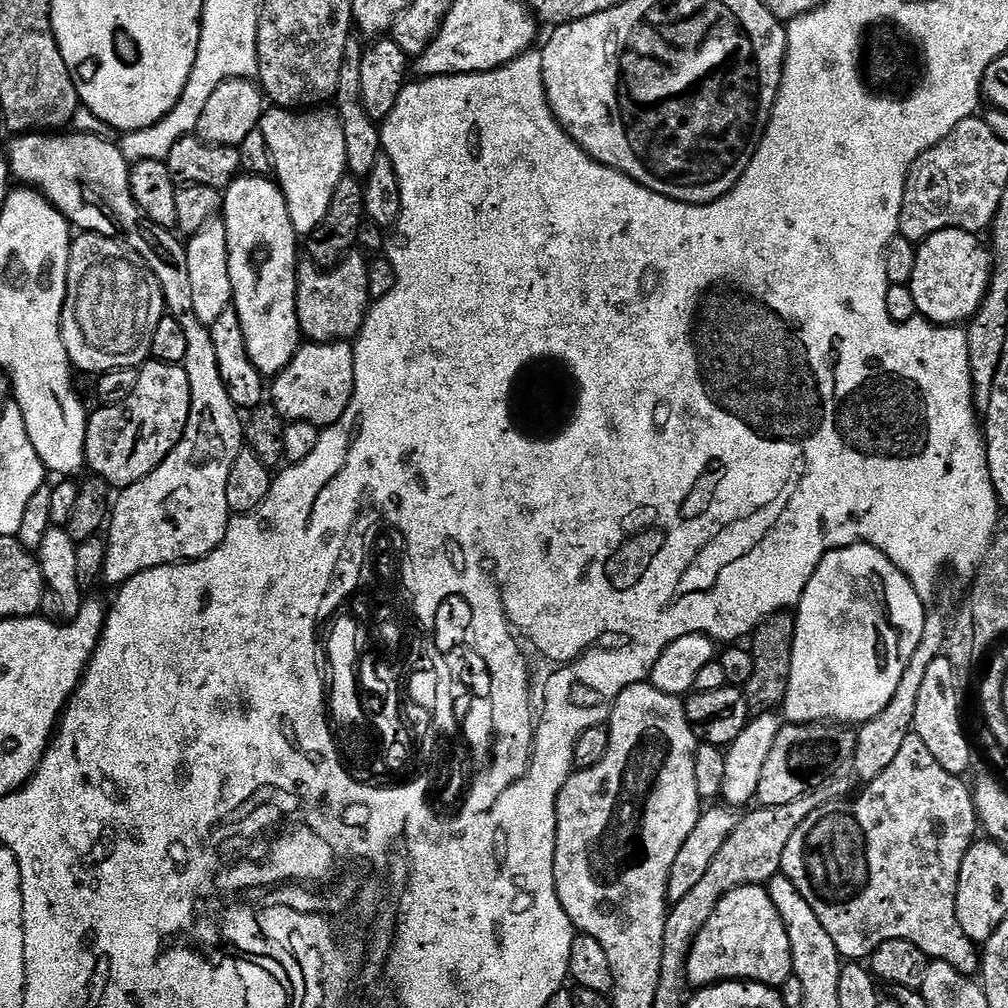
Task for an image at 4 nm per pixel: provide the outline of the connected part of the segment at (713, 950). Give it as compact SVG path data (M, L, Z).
M764 884L738 886L720 899L694 938L686 974L689 985L696 990L726 980L766 984L779 990L786 978L793 976L790 938Z

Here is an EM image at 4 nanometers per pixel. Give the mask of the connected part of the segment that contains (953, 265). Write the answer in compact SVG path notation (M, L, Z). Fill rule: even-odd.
M947 228L919 241L914 272L907 286L923 319L941 326L960 326L972 319L988 293L992 277L992 256L985 245L980 245L980 239L975 232Z

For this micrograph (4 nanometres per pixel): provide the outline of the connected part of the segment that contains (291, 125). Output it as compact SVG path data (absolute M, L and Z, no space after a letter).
M269 107L260 119L259 131L266 138L272 155L272 172L280 192L286 198L286 210L290 210L290 222L297 237L306 238L324 221L330 210L330 198L338 182L348 172L346 162L346 134L342 134L342 122L335 111L316 112L320 110L293 110L291 108Z

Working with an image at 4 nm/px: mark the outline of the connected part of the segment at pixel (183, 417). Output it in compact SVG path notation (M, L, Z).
M145 360L144 365L139 365L138 380L131 394L125 400L105 403L100 406L104 408L88 417L84 451L87 467L116 490L137 484L172 453L190 414L190 380L183 364Z

